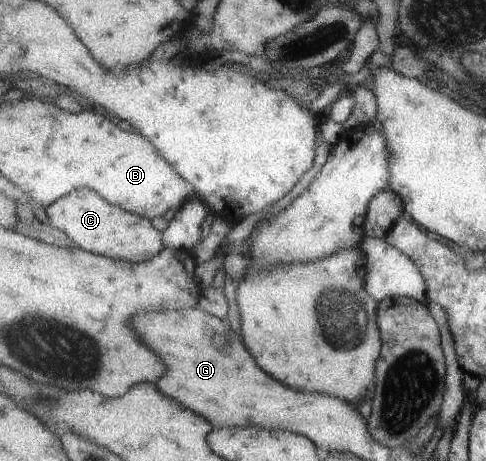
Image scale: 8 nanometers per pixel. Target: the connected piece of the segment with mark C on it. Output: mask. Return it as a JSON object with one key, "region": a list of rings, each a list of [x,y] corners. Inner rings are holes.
{"region":[[[88,188],[74,190],[70,196],[45,208],[45,212],[49,222],[64,231],[76,246],[94,254],[122,258],[128,262],[148,262],[154,260],[167,247],[163,240],[163,232],[152,224],[150,218],[112,206],[98,192]]]}

